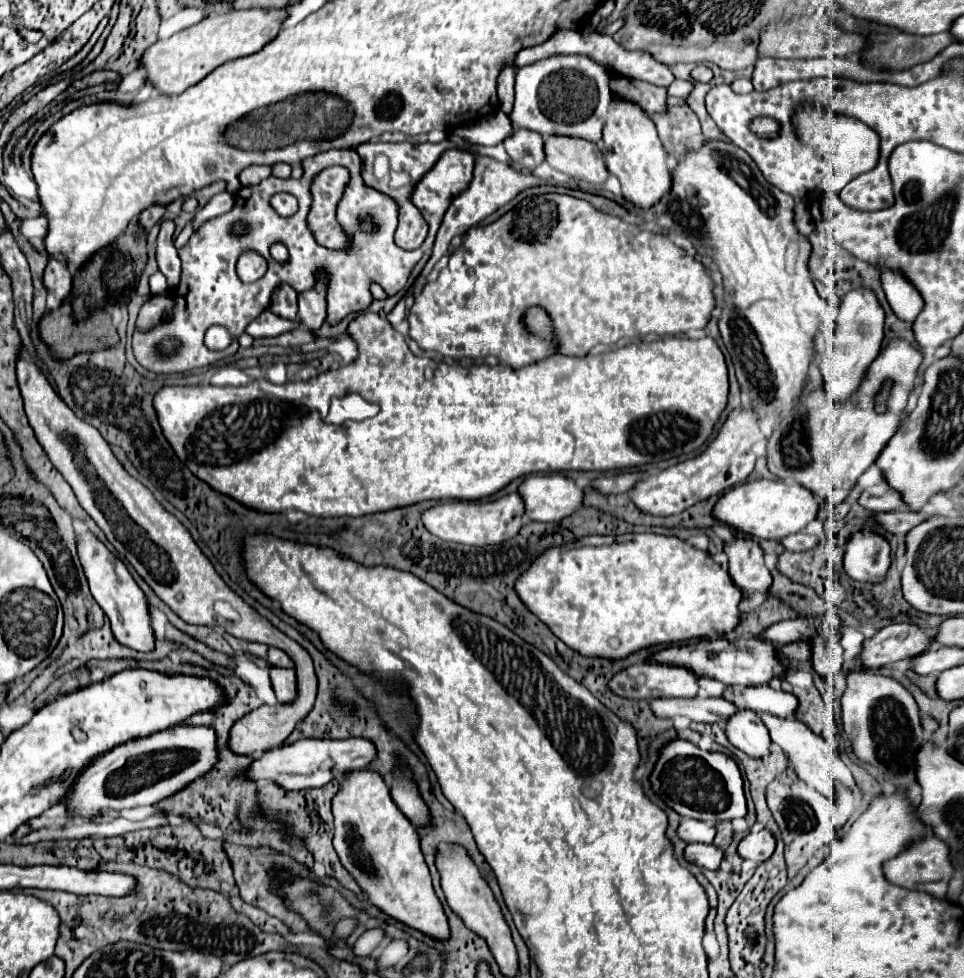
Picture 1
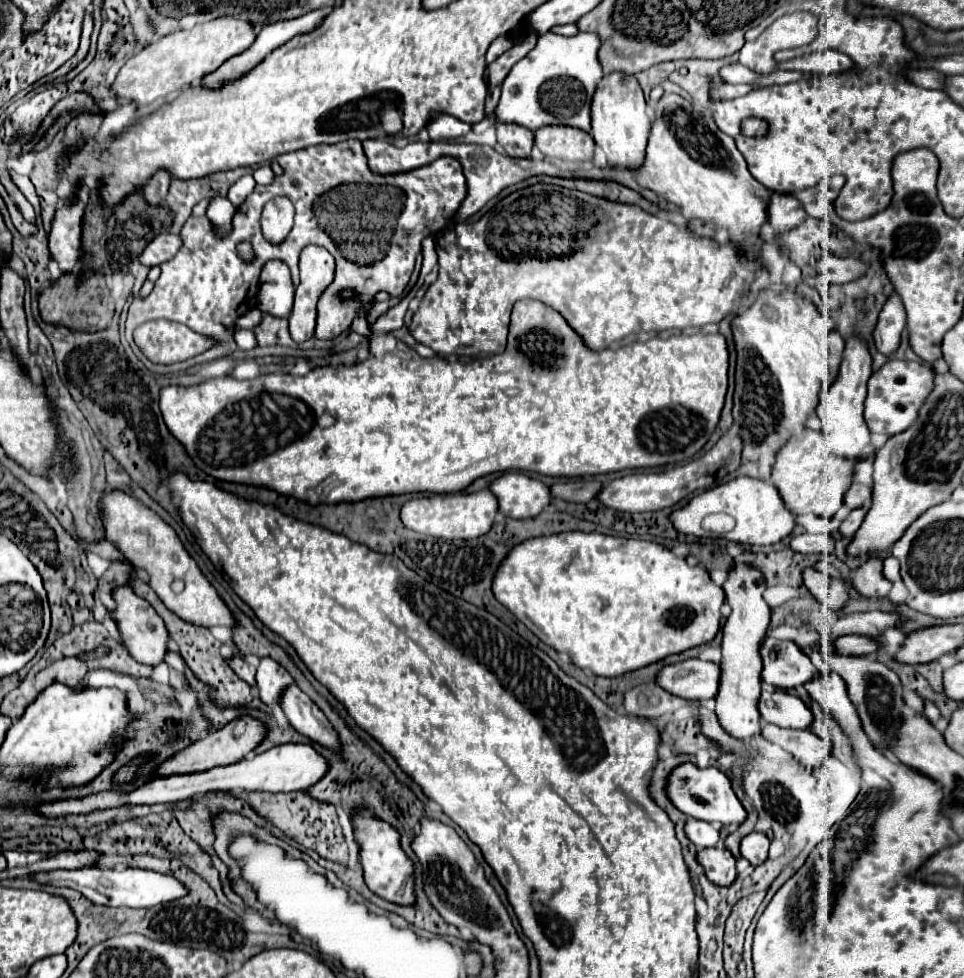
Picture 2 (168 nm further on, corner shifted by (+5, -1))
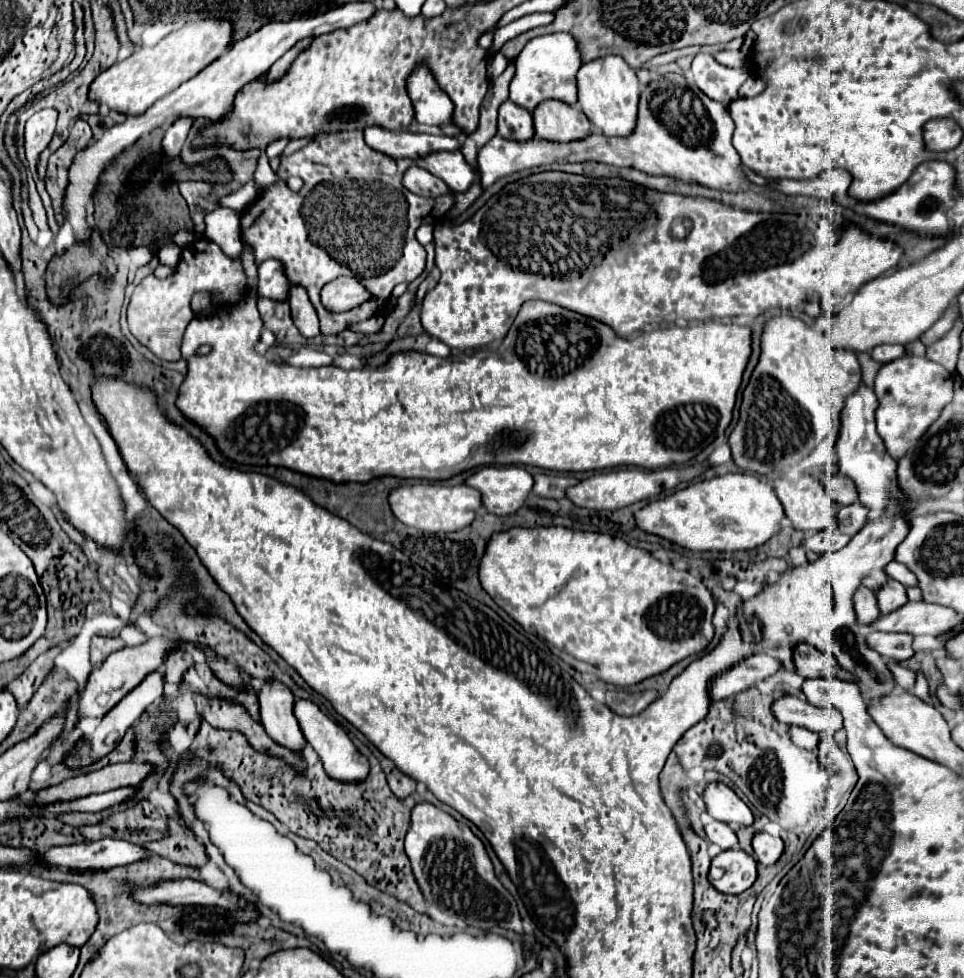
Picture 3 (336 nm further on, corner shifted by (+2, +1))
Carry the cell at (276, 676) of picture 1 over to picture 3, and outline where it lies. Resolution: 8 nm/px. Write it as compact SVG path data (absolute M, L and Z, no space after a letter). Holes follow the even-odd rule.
M298 698L296 704L294 704L294 716L300 724L300 730L304 732L304 738L308 740L308 744L312 744L312 748L320 756L320 760L324 764L324 770L330 778L364 780L368 776L368 760L356 750L352 740L348 738L348 734L334 720L330 720L314 702Z

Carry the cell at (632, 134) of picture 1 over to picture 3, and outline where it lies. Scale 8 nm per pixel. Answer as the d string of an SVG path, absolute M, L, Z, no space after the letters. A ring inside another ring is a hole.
M604 56L602 60L586 62L578 70L578 102L582 112L602 130L604 136L630 136L638 122L640 82L636 70L632 70L620 56Z

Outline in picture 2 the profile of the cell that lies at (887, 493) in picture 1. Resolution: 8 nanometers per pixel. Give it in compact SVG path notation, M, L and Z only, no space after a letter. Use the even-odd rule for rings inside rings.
M853 482L853 484L849 486L849 490L847 490L847 494L845 494L843 500L845 500L845 504L847 504L849 508L859 508L859 506L863 506L863 502L865 502L869 496L871 496L871 488L869 488L869 486Z

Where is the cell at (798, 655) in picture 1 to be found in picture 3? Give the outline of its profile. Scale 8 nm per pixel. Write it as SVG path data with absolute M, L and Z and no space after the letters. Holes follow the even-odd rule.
M872 632L872 636L868 636L868 646L872 646L872 650L882 654L884 658L894 658L898 662L908 660L914 654L910 634Z

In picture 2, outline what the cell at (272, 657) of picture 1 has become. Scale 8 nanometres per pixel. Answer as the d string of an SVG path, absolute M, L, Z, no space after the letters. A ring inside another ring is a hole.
M261 658L255 680L259 688L259 698L263 704L279 704L281 694L287 690L287 686L293 684L293 678L289 676L289 672L271 658Z

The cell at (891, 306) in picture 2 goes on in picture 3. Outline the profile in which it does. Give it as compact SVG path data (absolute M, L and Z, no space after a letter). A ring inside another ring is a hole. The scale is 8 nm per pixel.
M882 344L882 346L876 346L872 350L872 358L876 362L880 362L880 364L886 364L886 362L890 362L894 358L904 356L904 354L906 354L906 348L900 346L900 344Z

